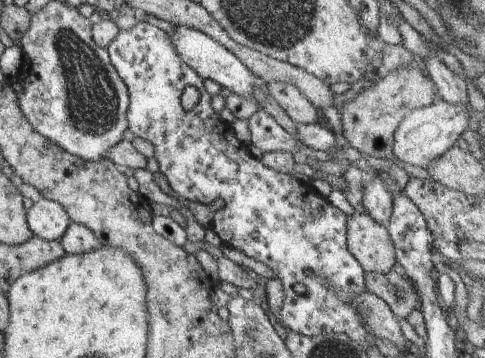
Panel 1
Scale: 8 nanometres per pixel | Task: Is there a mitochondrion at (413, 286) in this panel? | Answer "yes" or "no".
no

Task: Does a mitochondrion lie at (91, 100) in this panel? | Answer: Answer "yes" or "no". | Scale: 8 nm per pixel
yes

